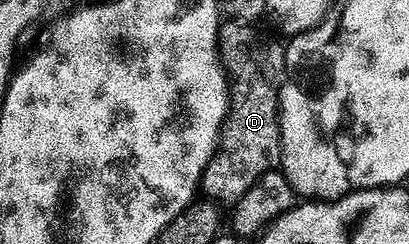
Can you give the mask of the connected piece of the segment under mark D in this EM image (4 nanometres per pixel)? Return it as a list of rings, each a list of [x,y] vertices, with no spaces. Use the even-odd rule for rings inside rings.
[[[227,20],[219,27],[219,57],[229,79],[227,117],[219,129],[219,145],[203,170],[201,190],[216,204],[234,204],[259,177],[279,166],[279,88],[285,81],[284,43],[266,38],[254,25]]]

